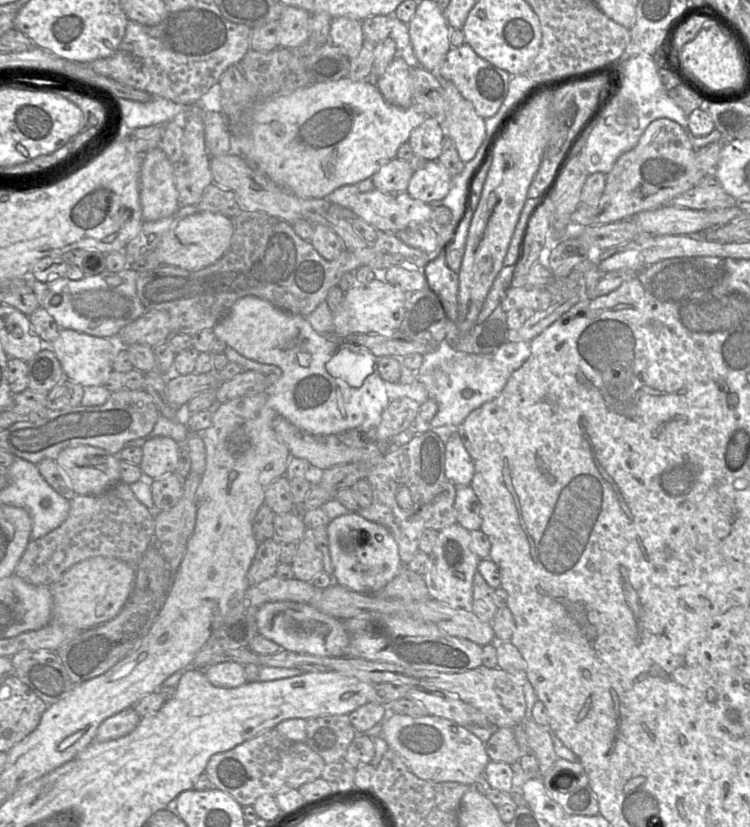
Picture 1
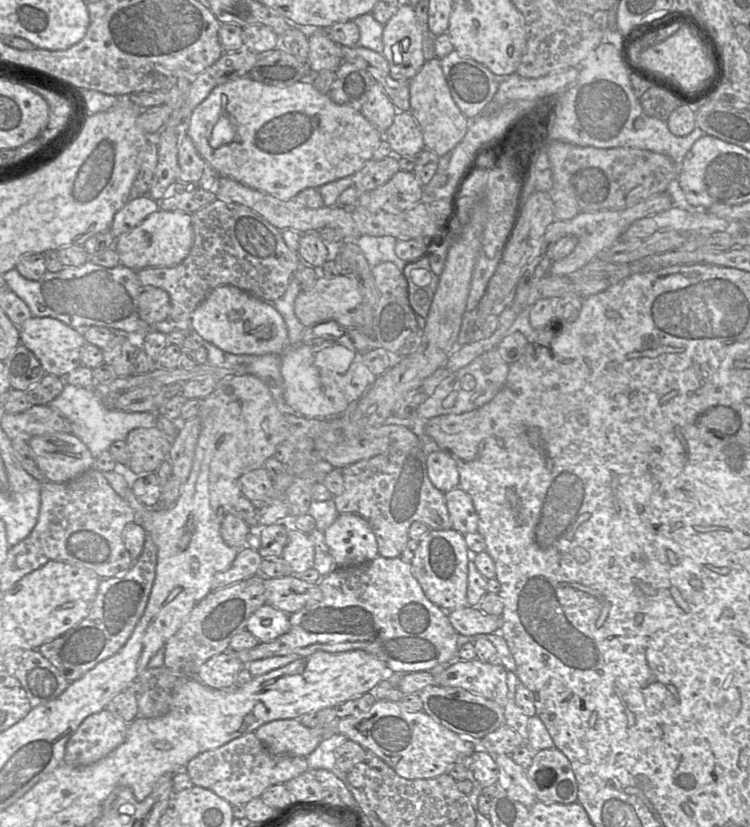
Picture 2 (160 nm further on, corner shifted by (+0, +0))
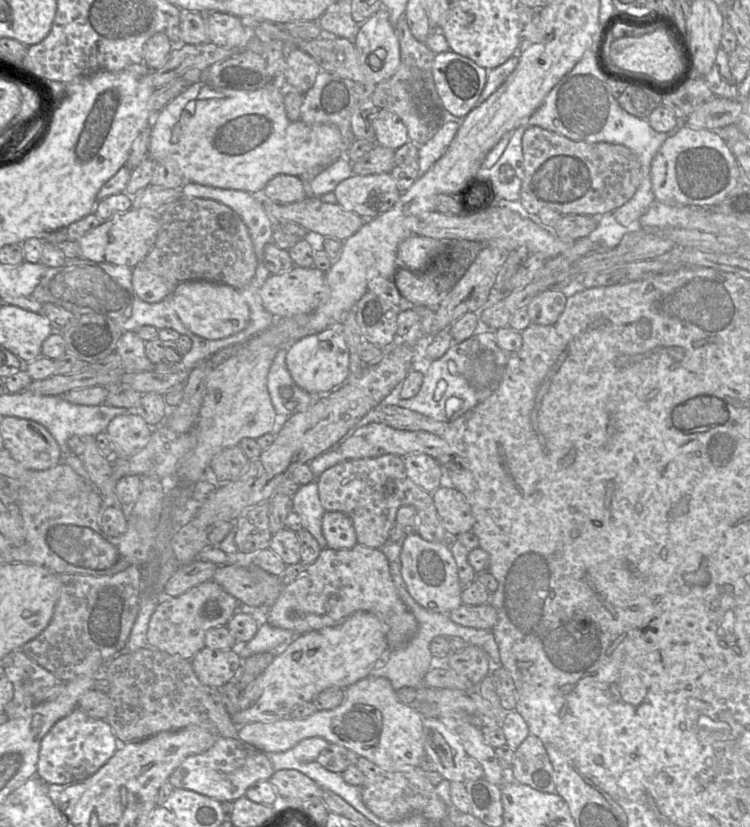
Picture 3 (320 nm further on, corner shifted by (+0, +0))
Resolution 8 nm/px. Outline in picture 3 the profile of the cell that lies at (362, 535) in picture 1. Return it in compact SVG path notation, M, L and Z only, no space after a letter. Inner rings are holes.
M326 511L322 518L322 533L327 548L350 549L357 544L357 537L350 518L342 512Z

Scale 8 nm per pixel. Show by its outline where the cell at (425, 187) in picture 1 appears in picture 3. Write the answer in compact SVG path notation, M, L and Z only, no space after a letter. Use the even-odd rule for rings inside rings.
M390 173L353 174L341 181L333 193L340 206L365 220L393 208L402 194Z

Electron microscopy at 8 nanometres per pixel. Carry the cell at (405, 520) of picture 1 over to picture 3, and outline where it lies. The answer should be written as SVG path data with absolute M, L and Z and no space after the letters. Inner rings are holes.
M384 454L378 457L345 460L324 471L316 480L320 503L325 511L347 515L354 527L357 543L381 548L396 524L400 507L412 505L417 511L416 533L428 542L447 543L446 533L435 508L432 493L416 485L407 475L403 457Z

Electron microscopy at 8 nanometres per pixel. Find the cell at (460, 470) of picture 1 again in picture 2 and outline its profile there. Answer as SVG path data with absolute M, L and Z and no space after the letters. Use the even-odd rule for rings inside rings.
M441 450L430 451L427 455L428 476L432 484L442 493L459 487L459 471L455 460Z

